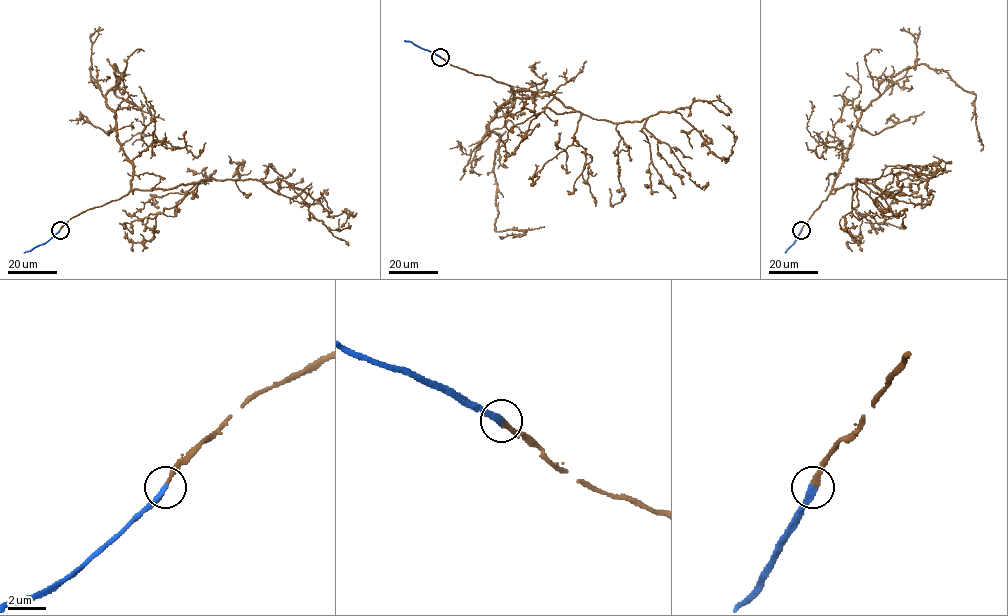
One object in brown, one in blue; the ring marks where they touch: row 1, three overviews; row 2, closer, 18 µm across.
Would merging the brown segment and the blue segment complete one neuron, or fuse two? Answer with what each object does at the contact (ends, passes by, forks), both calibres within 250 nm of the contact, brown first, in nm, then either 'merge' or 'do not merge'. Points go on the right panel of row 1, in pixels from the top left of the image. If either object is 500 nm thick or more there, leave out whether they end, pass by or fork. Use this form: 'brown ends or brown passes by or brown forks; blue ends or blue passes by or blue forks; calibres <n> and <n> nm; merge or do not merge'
brown ends; blue ends; calibres 240 and 340 nm; merge

